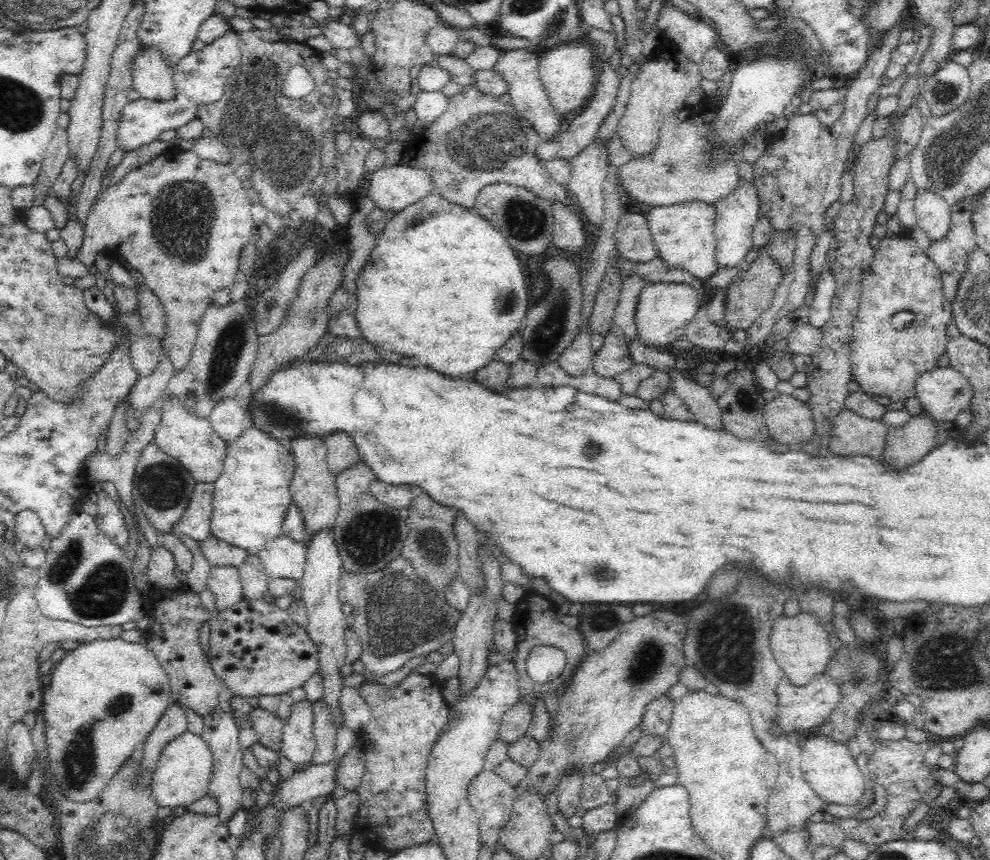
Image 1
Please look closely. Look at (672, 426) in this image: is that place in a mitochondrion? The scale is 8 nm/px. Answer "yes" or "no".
no

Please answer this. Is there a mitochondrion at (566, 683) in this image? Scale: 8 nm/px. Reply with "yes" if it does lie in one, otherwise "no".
no

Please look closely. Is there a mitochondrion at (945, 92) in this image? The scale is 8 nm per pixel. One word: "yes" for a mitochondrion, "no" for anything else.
yes

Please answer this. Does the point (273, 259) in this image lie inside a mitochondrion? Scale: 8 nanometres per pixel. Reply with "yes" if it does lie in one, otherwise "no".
no

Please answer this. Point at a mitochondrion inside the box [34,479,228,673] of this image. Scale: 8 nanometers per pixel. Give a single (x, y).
(105, 591)

